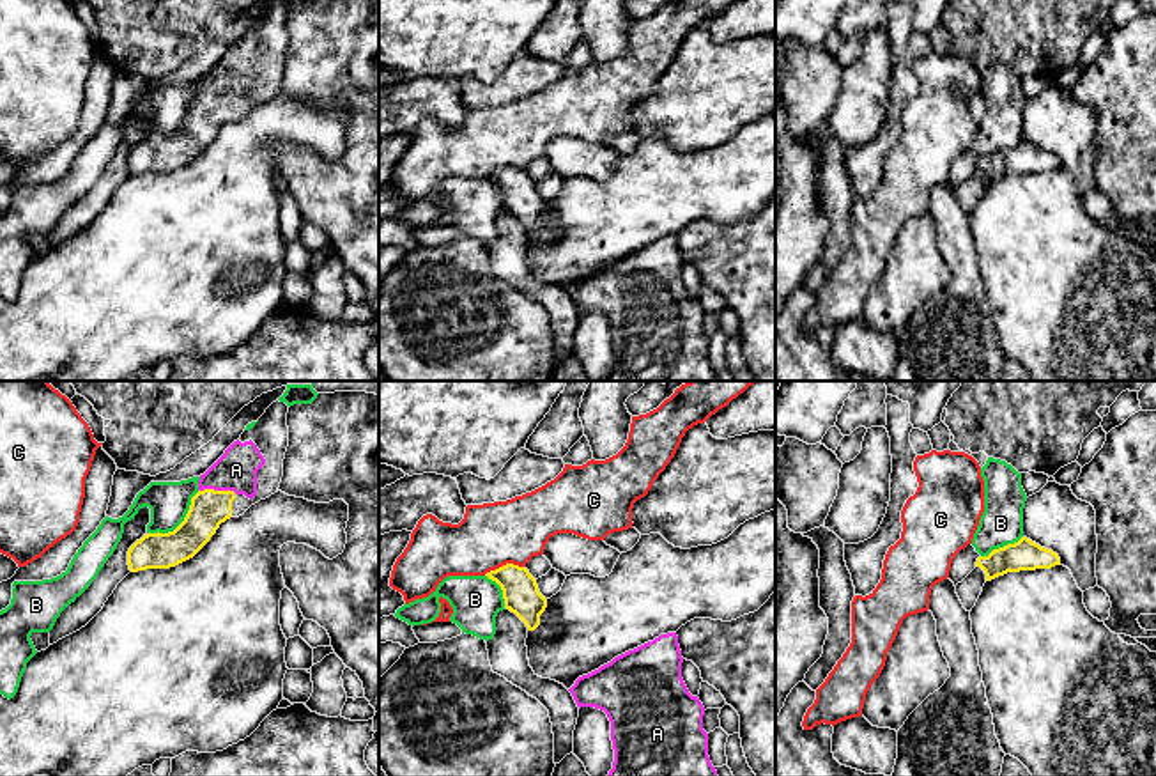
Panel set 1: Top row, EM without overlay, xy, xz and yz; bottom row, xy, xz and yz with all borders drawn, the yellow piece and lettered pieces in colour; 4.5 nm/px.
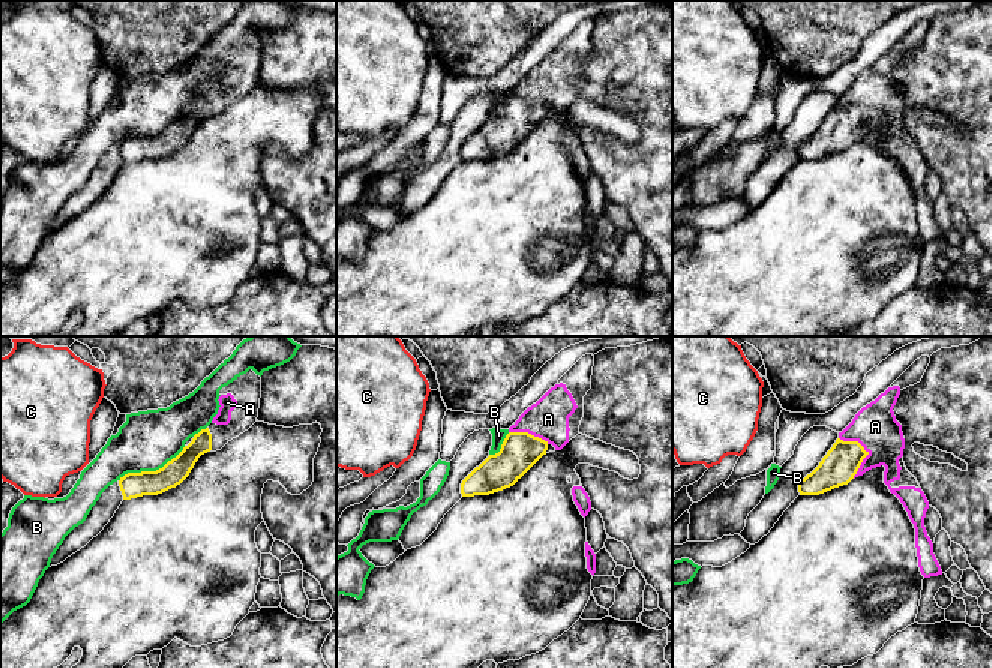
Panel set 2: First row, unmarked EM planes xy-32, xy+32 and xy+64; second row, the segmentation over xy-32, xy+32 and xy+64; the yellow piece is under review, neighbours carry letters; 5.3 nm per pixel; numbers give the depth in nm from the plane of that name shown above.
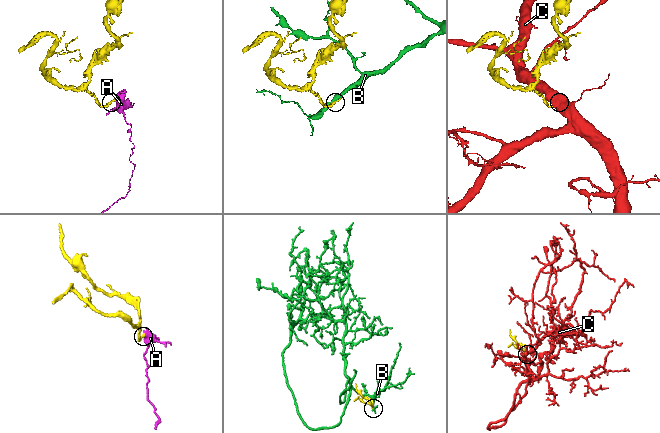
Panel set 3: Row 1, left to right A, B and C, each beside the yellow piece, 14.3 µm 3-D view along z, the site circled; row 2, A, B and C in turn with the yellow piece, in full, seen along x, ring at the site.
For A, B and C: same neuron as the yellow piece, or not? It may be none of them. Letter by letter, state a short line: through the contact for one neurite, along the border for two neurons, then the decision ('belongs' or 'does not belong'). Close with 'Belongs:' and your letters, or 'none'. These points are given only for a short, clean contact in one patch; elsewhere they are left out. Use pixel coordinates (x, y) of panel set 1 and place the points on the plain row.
A: belongs
B: does not belong
C: does not belong
Belongs: A

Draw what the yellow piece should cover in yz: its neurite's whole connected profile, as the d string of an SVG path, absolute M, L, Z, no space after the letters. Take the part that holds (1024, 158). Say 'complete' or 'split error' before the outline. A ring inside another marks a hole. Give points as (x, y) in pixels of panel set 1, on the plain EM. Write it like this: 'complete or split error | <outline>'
complete | M1021 140L1014 147L993 152L988 159L979 159L975 165L975 170L984 174L986 184L1007 175L1052 172L1055 168L1060 168L1059 158L1041 151L1027 140Z

